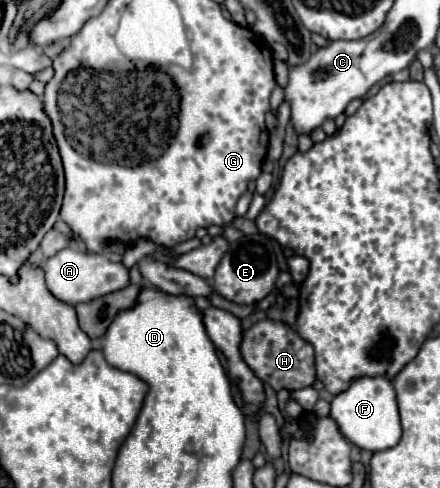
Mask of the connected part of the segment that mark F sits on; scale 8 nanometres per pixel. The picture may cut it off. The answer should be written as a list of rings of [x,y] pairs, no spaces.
[[[360,377],[352,381],[350,389],[336,395],[332,399],[330,417],[338,423],[342,435],[366,451],[384,451],[398,443],[400,431],[400,417],[398,417],[398,403],[394,397],[392,381],[386,377]]]

